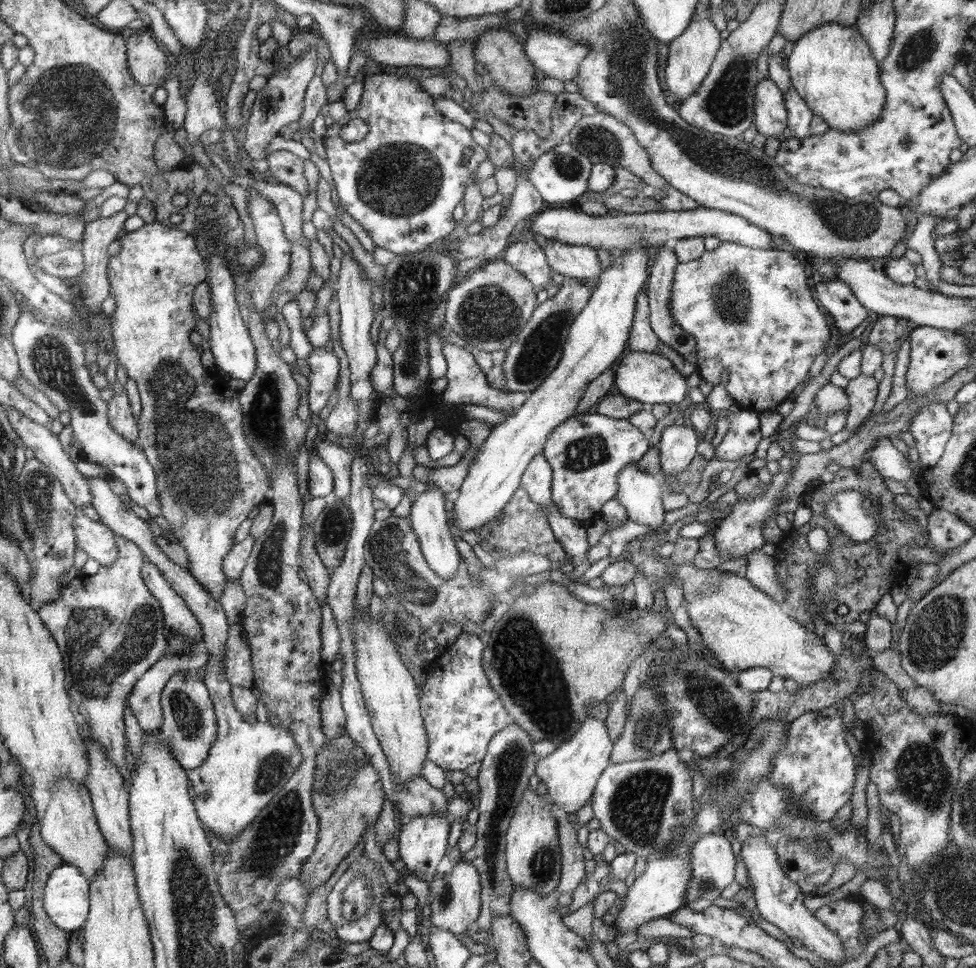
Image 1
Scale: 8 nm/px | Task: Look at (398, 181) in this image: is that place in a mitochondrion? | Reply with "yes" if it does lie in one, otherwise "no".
yes

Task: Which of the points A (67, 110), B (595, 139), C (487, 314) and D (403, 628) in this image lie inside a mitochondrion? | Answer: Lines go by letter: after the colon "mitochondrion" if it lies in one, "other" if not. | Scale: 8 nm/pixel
A: mitochondrion
B: mitochondrion
C: mitochondrion
D: mitochondrion

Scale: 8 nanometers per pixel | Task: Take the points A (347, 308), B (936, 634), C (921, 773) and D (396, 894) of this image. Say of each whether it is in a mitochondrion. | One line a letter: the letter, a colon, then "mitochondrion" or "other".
A: other
B: mitochondrion
C: mitochondrion
D: other

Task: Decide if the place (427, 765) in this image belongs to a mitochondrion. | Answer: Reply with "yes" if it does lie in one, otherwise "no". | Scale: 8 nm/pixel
no

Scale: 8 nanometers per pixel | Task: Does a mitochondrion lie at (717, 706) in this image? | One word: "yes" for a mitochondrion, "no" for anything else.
yes

